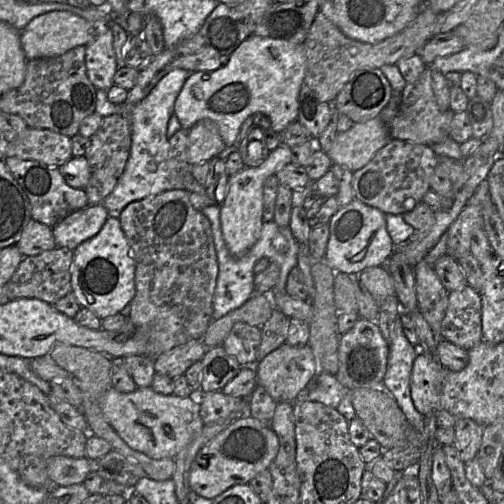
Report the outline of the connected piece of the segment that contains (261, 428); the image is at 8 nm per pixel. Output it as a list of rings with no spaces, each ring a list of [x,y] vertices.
[[[251,415],[241,416],[198,451],[190,469],[189,488],[213,500],[234,485],[249,484],[258,473],[269,468],[278,448],[278,436],[270,425],[262,424]]]

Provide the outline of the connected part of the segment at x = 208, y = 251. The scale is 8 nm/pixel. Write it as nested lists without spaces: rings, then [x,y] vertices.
[[[171,189],[129,203],[119,220],[135,260],[136,293],[127,317],[139,331],[147,332],[147,355],[155,359],[161,353],[190,340],[202,340],[213,320],[213,297],[218,276],[218,260],[209,219],[194,208],[189,191]]]

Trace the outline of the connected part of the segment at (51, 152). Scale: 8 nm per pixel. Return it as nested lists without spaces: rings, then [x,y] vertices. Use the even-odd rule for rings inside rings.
[[[28,128],[18,140],[5,144],[5,153],[51,167],[61,167],[73,157],[70,137],[40,128]]]

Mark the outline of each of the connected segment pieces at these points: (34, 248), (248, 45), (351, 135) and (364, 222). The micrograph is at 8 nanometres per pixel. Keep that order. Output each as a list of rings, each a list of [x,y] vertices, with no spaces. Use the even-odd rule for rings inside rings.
[[[31,219],[15,244],[24,256],[35,256],[56,248],[53,229]]]
[[[251,35],[232,53],[228,63],[215,71],[193,72],[186,79],[174,105],[174,114],[182,128],[190,129],[201,119],[214,121],[226,146],[236,145],[244,121],[251,115],[261,113],[271,122],[271,129],[280,133],[298,117],[298,96],[306,75],[304,44],[282,39]]]
[[[377,116],[365,122],[354,123],[345,132],[338,132],[327,155],[333,164],[346,166],[355,172],[370,162],[376,152],[387,145],[391,139],[389,127]]]
[[[354,198],[329,221],[329,239],[324,261],[335,271],[358,275],[367,268],[385,265],[395,250],[387,231],[385,213]]]

